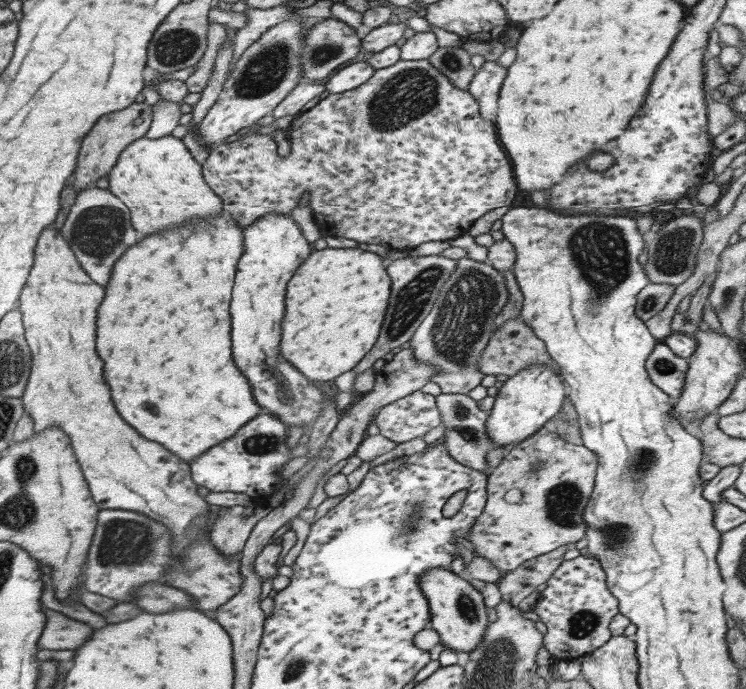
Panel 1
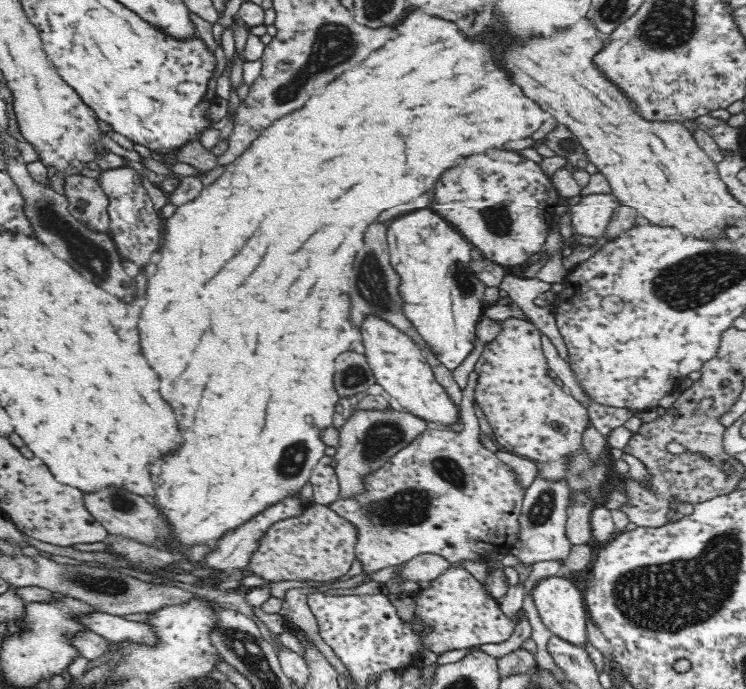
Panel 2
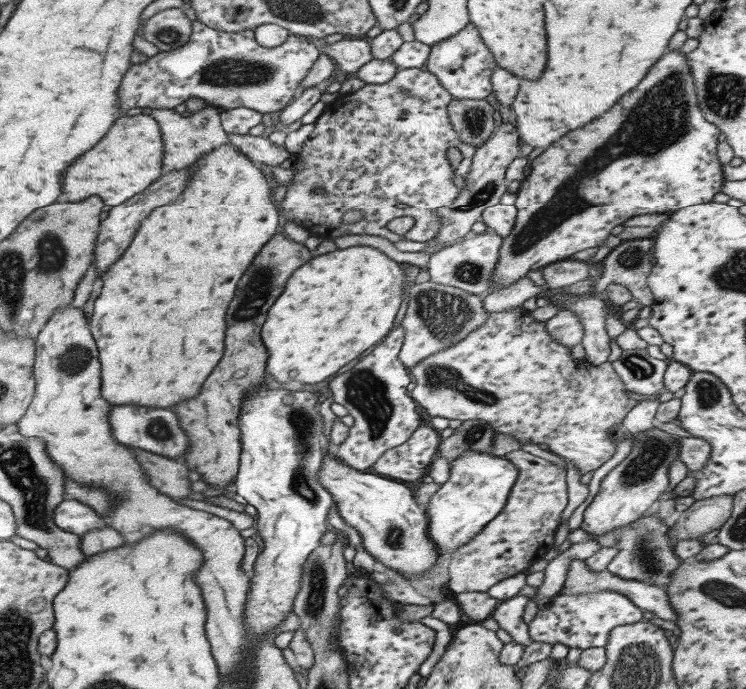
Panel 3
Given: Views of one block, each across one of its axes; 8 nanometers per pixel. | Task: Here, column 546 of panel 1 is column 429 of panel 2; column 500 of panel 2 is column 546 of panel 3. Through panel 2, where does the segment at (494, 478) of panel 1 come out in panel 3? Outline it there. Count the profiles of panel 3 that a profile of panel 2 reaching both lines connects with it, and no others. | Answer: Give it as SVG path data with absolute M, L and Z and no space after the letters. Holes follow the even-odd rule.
M521 449L510 451L503 457L517 470L517 478L515 483L511 485L501 512L492 518L483 527L483 530L479 531L479 534L450 553L449 565L447 566L449 581L445 585L450 596L462 592L486 592L490 586L503 580L503 578L524 572L535 561L543 558L549 549L552 549L554 532L560 524L561 513L568 501L566 471Z

